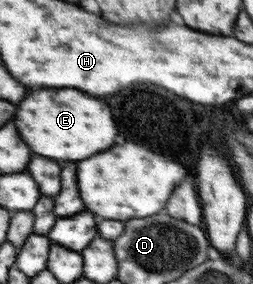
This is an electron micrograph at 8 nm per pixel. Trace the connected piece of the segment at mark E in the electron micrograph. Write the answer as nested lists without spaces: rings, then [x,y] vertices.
[[[46,89],[30,95],[20,107],[16,123],[38,155],[58,161],[90,159],[98,155],[100,149],[110,149],[118,135],[110,107],[80,89]]]

